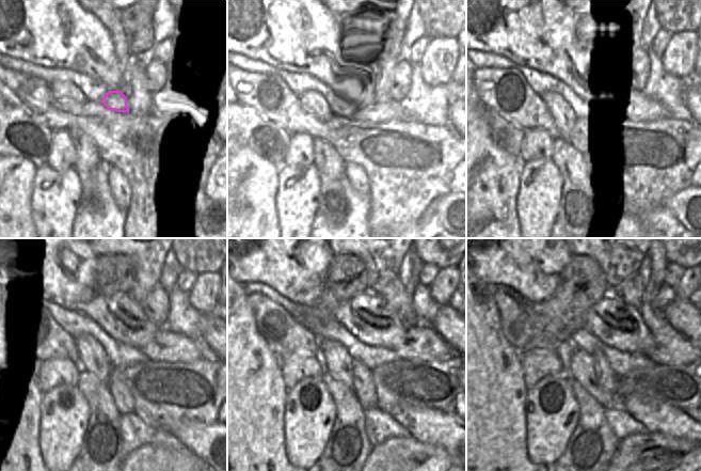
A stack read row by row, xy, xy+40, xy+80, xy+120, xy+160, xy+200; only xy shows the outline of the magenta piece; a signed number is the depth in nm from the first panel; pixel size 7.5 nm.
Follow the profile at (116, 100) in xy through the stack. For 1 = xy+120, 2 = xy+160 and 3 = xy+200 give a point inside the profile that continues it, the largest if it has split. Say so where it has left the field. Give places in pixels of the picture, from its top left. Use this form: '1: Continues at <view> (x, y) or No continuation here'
1: Continues at xy+120 (168, 346)
2: Continues at xy+160 (421, 343)
3: Continues at xy+200 (672, 348)

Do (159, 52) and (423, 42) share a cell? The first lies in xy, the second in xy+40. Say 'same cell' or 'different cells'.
same cell

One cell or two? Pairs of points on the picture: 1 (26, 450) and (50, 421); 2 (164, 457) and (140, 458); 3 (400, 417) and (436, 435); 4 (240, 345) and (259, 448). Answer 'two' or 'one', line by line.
1: two
2: one
3: one
4: one

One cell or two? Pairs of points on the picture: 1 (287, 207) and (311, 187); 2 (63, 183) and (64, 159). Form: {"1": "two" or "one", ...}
{"1": "one", "2": "two"}

